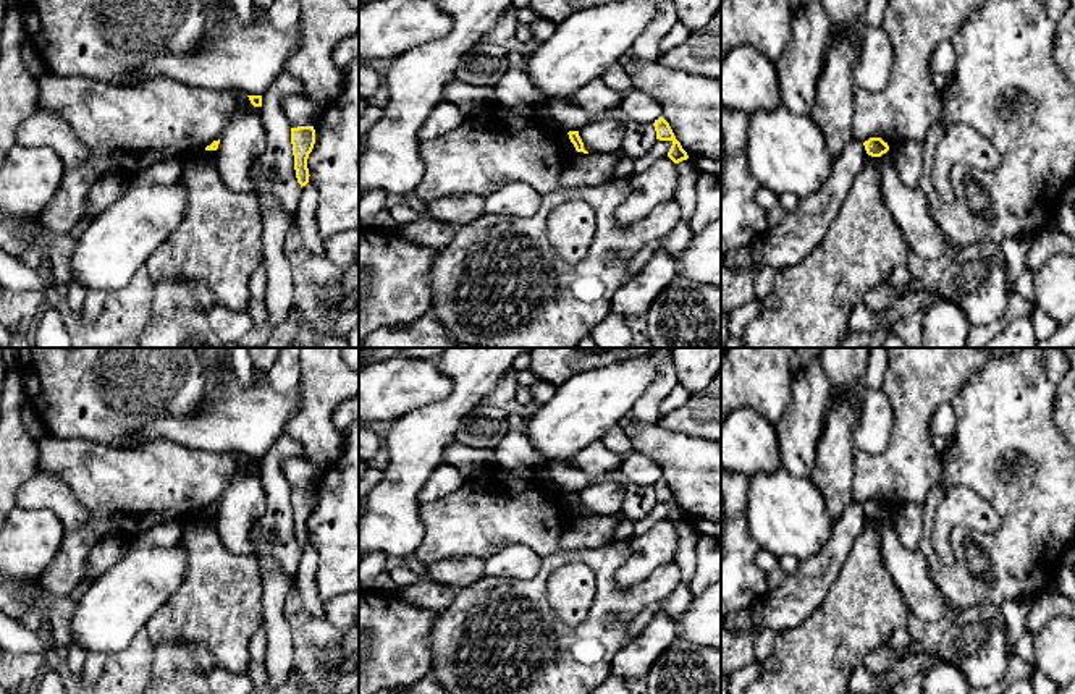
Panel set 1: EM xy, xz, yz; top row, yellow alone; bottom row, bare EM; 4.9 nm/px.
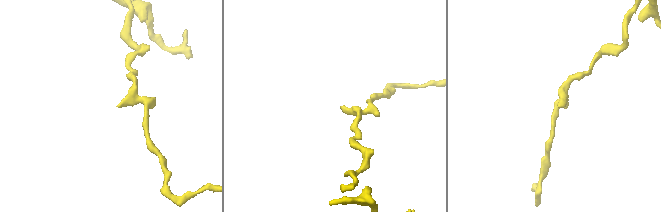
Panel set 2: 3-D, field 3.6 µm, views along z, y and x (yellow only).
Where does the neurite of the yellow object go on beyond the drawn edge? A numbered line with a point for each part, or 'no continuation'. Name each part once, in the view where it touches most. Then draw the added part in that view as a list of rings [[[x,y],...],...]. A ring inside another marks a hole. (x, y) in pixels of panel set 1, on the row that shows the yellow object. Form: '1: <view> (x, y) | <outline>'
no continuation

